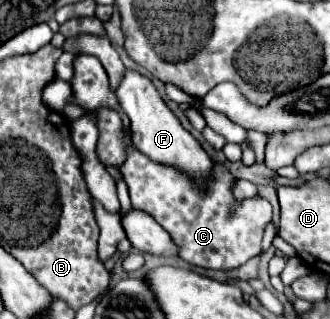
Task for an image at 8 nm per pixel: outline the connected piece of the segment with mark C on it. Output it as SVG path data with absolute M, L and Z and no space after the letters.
M131 146L121 172L129 186L133 208L153 216L179 244L179 256L189 264L231 270L263 252L261 242L265 226L272 221L272 206L259 195L243 202L235 200L231 194L233 176L221 164L215 164L215 180L205 190L197 190L185 174L147 160Z

